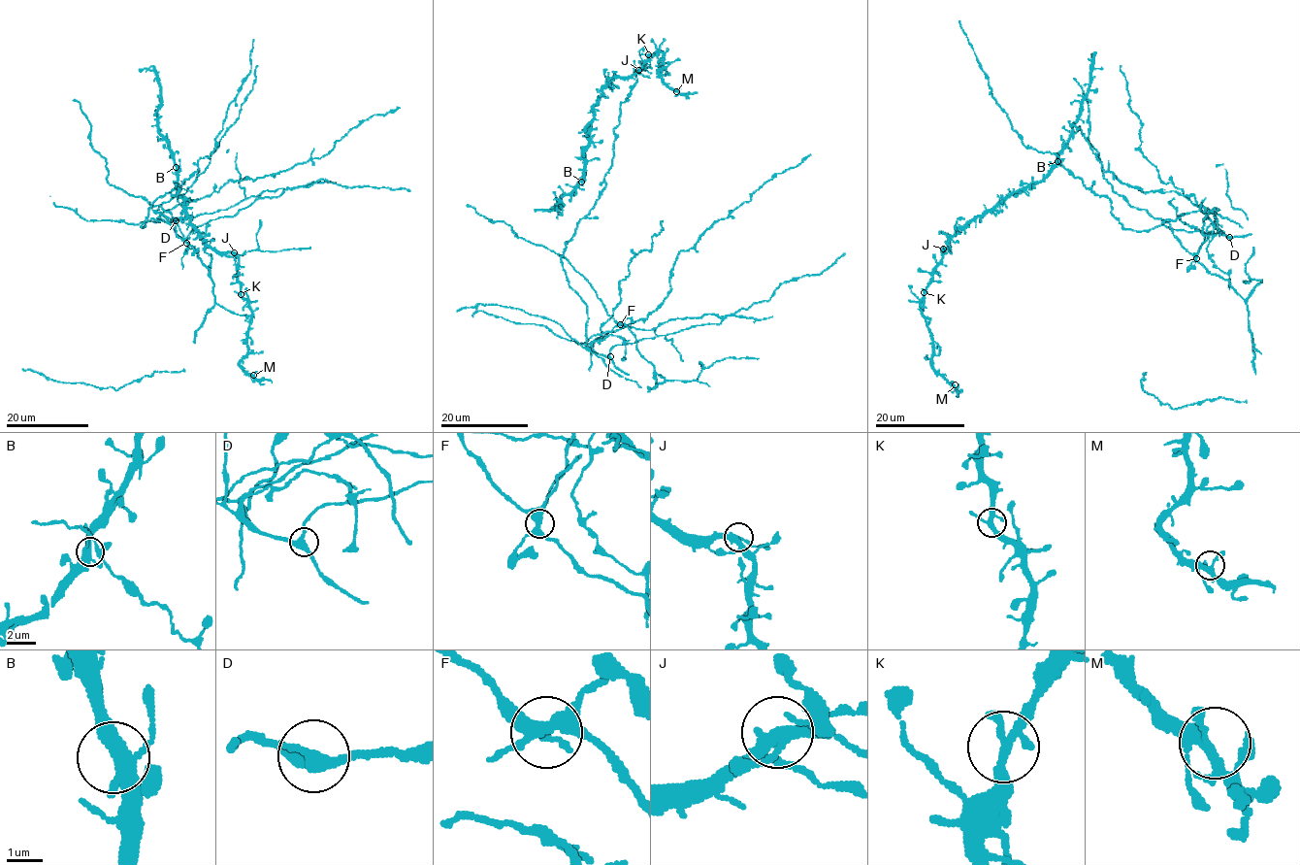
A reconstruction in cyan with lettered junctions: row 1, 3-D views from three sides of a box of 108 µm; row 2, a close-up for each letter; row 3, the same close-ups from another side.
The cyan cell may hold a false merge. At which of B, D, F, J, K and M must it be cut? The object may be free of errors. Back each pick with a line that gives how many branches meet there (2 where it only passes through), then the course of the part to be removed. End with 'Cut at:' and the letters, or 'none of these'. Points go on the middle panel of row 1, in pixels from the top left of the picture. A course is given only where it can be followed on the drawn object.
F: Branches: 5. Course of the part to remove: (620, 324), (586, 342), (602, 340), (610, 334), (619, 336), (626, 346), (624, 360)
Cut at: F

